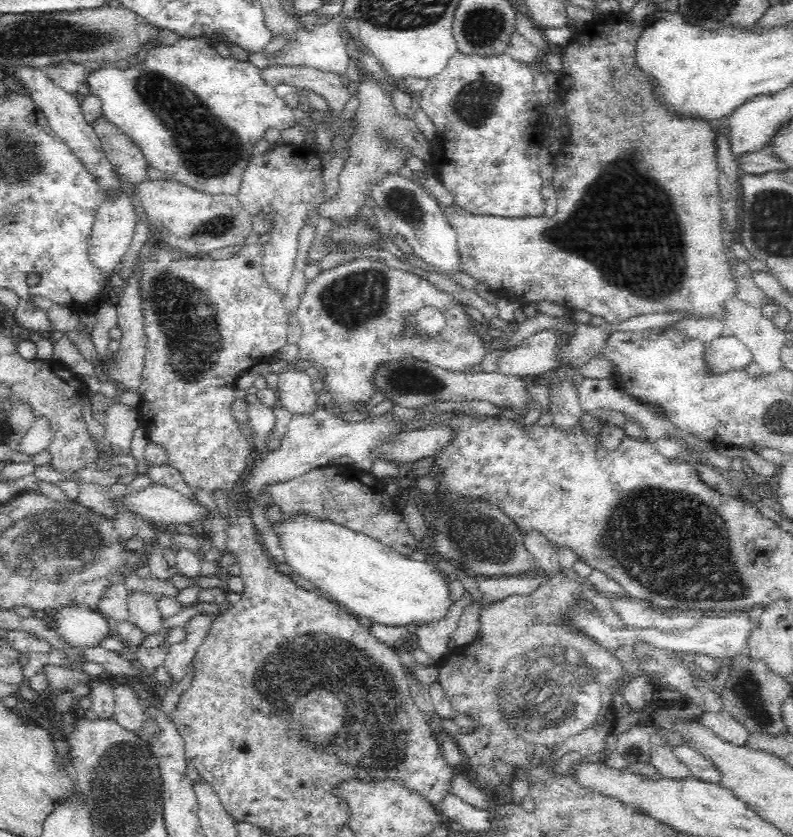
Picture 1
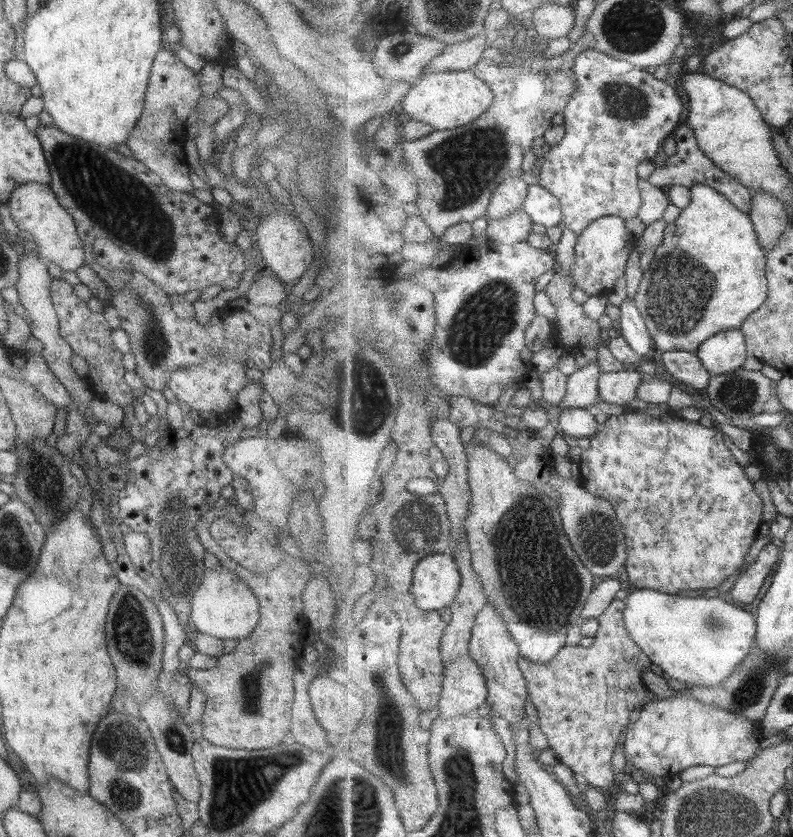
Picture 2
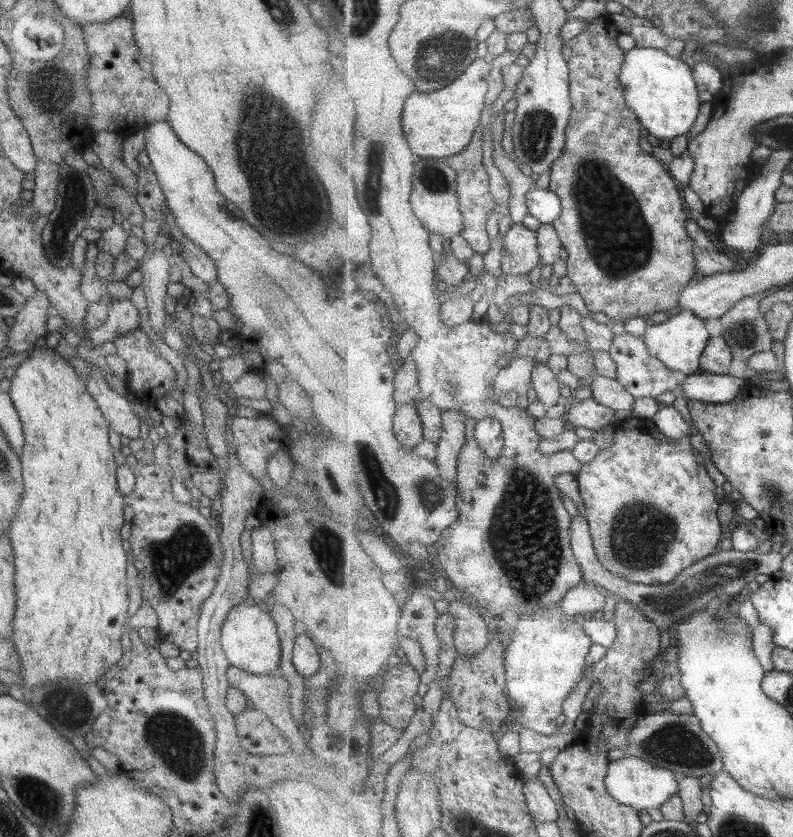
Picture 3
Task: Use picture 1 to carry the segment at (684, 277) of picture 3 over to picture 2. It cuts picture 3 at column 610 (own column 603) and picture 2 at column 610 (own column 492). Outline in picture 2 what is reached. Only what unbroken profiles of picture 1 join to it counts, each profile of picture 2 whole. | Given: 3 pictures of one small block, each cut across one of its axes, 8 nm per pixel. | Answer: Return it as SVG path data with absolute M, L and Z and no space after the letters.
M604 216L591 223L578 237L576 266L572 271L574 284L589 296L597 296L605 290L612 291L619 278L625 278L630 255L636 239L620 216Z

